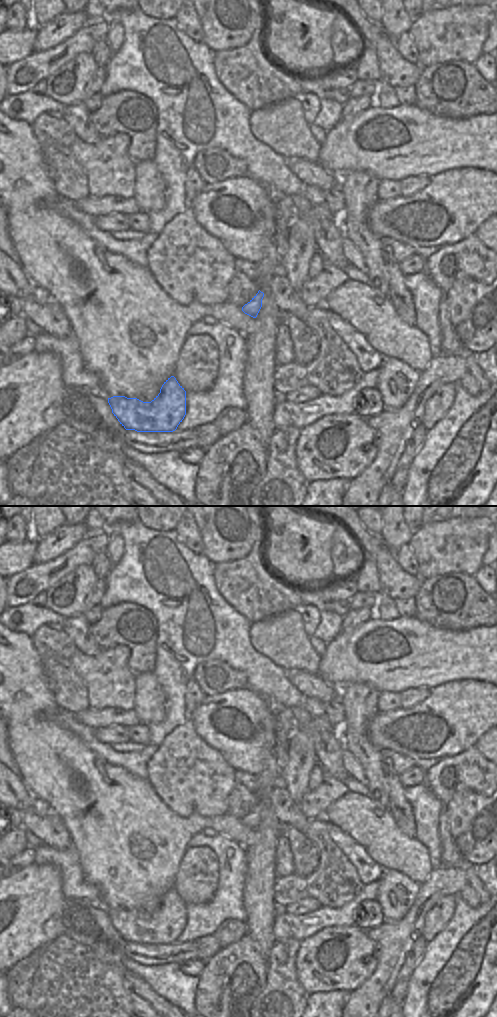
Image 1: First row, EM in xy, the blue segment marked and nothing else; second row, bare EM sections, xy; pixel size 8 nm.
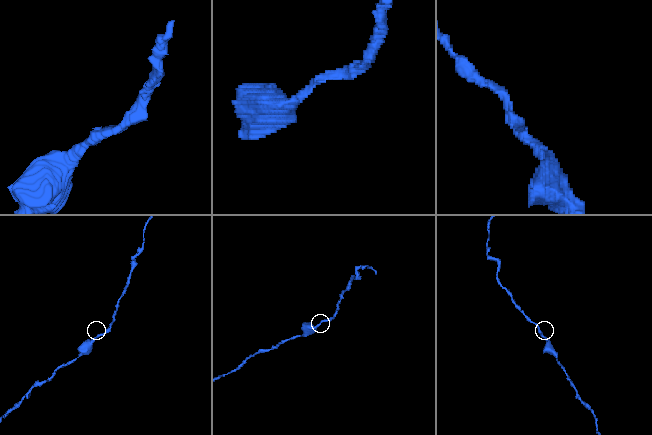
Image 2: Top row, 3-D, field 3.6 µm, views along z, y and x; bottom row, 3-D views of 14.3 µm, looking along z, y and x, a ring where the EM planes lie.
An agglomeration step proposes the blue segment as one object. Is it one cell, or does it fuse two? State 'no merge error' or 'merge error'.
no merge error

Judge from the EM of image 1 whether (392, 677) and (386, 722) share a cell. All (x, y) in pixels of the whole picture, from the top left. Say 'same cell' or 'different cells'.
different cells

